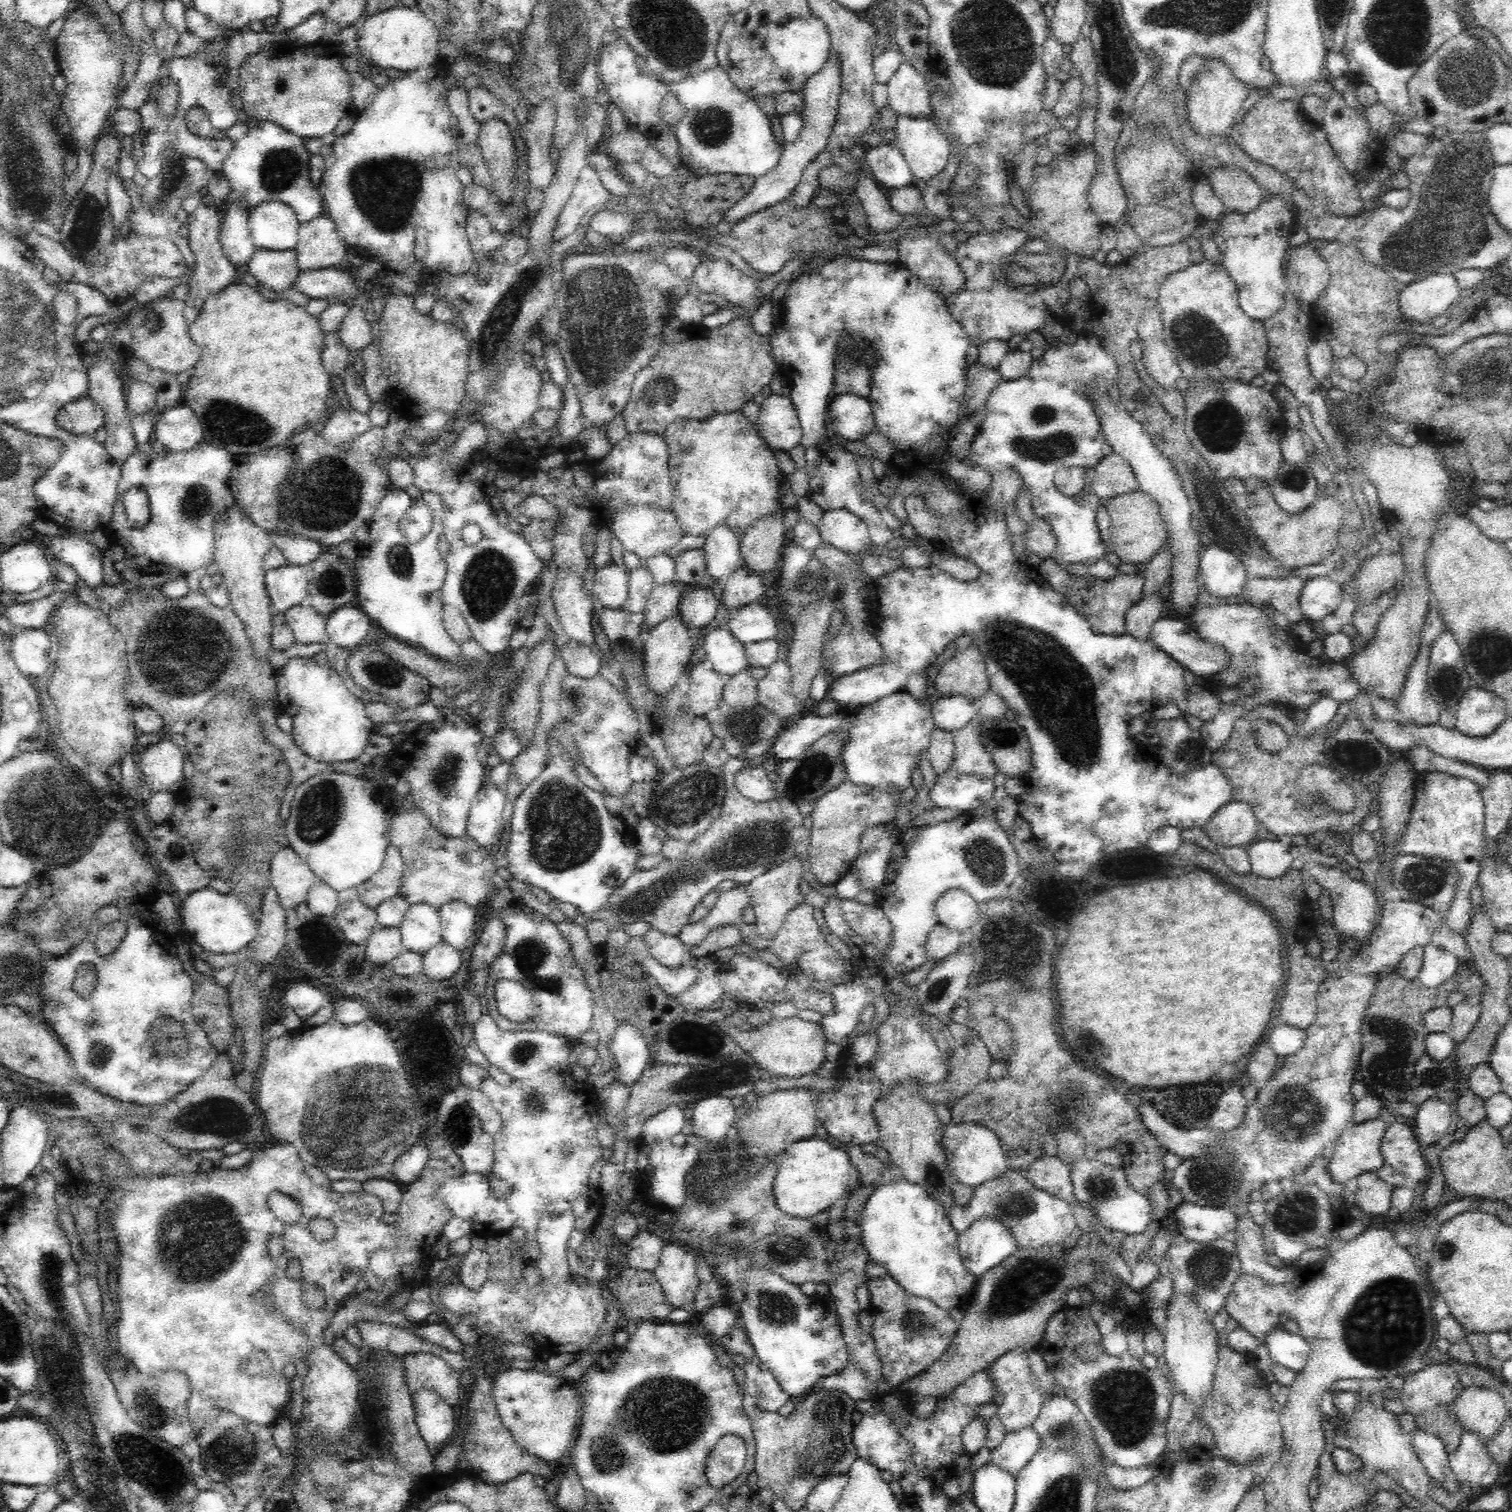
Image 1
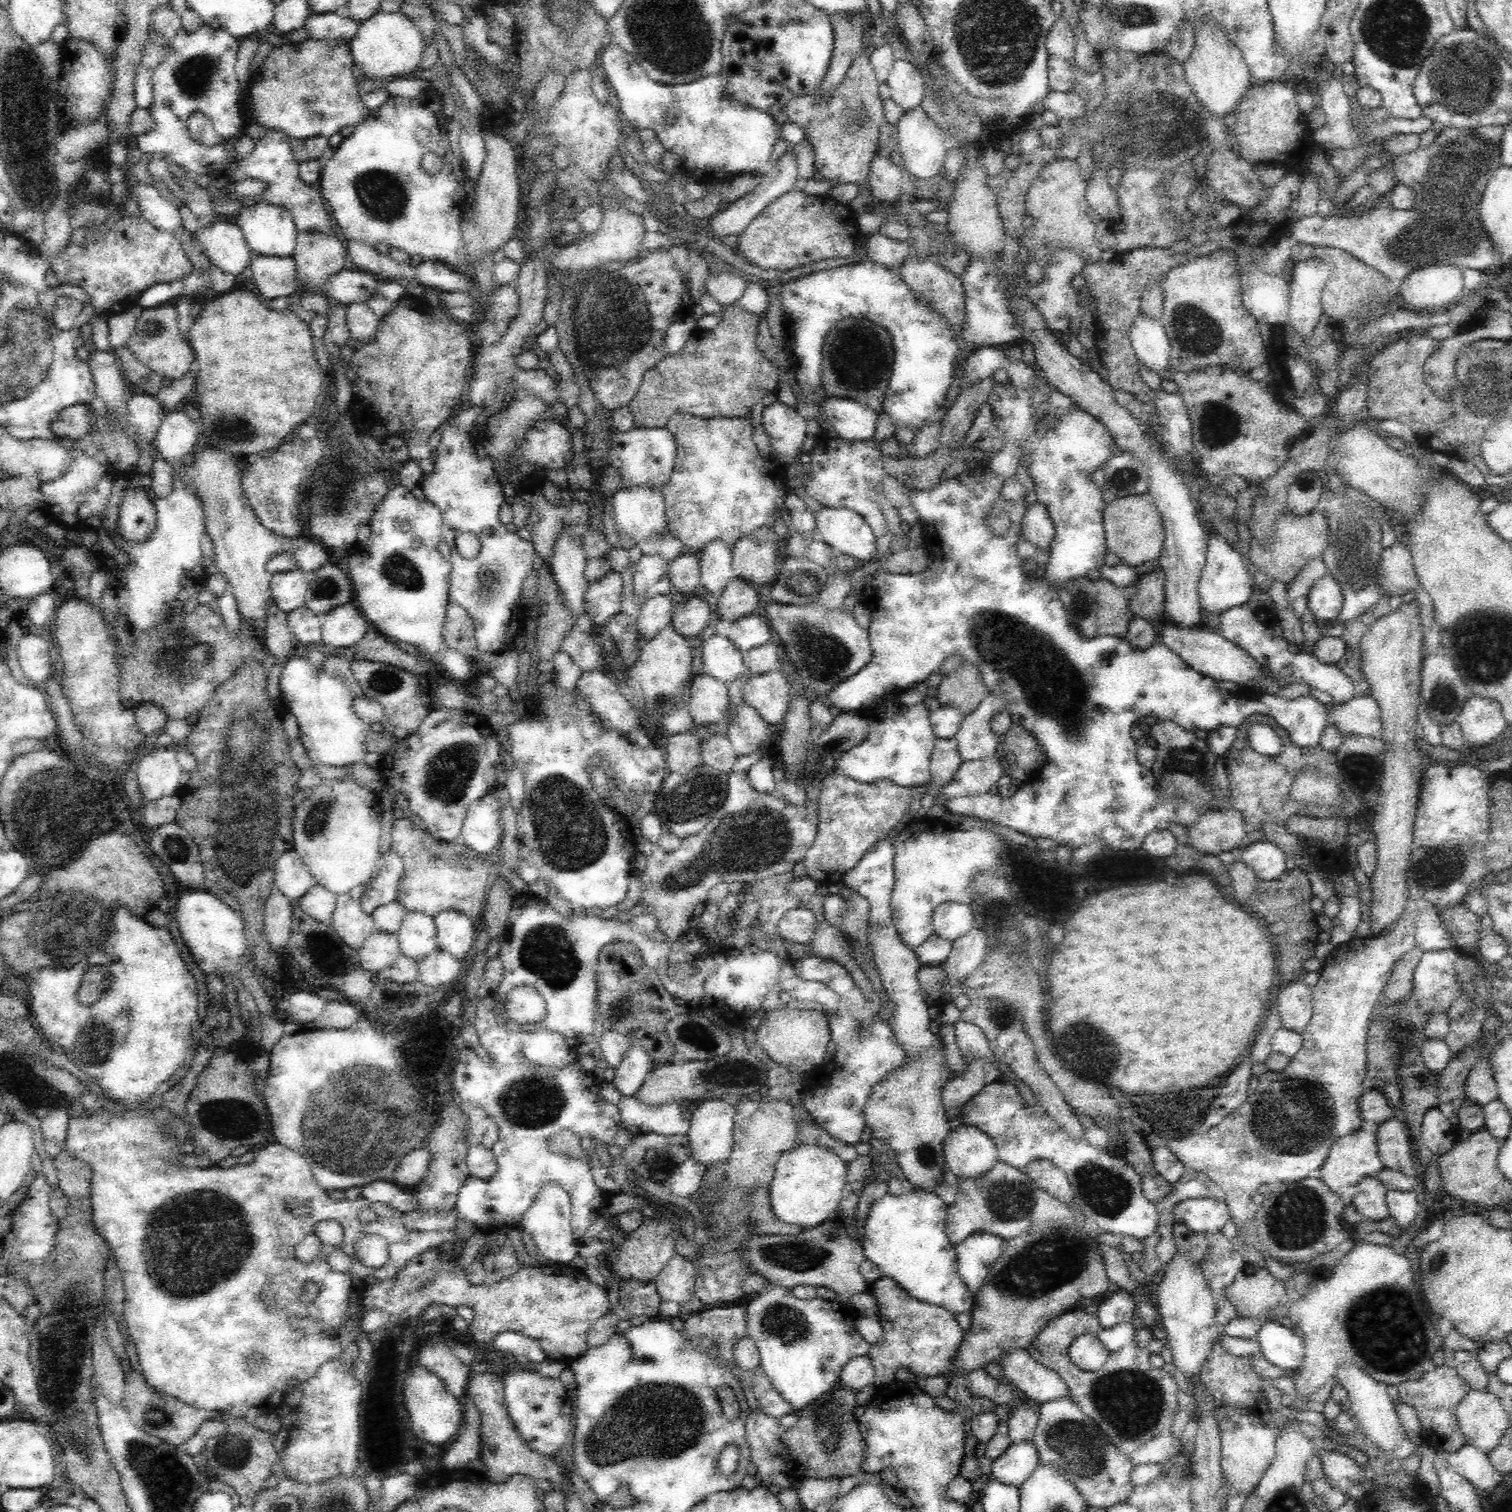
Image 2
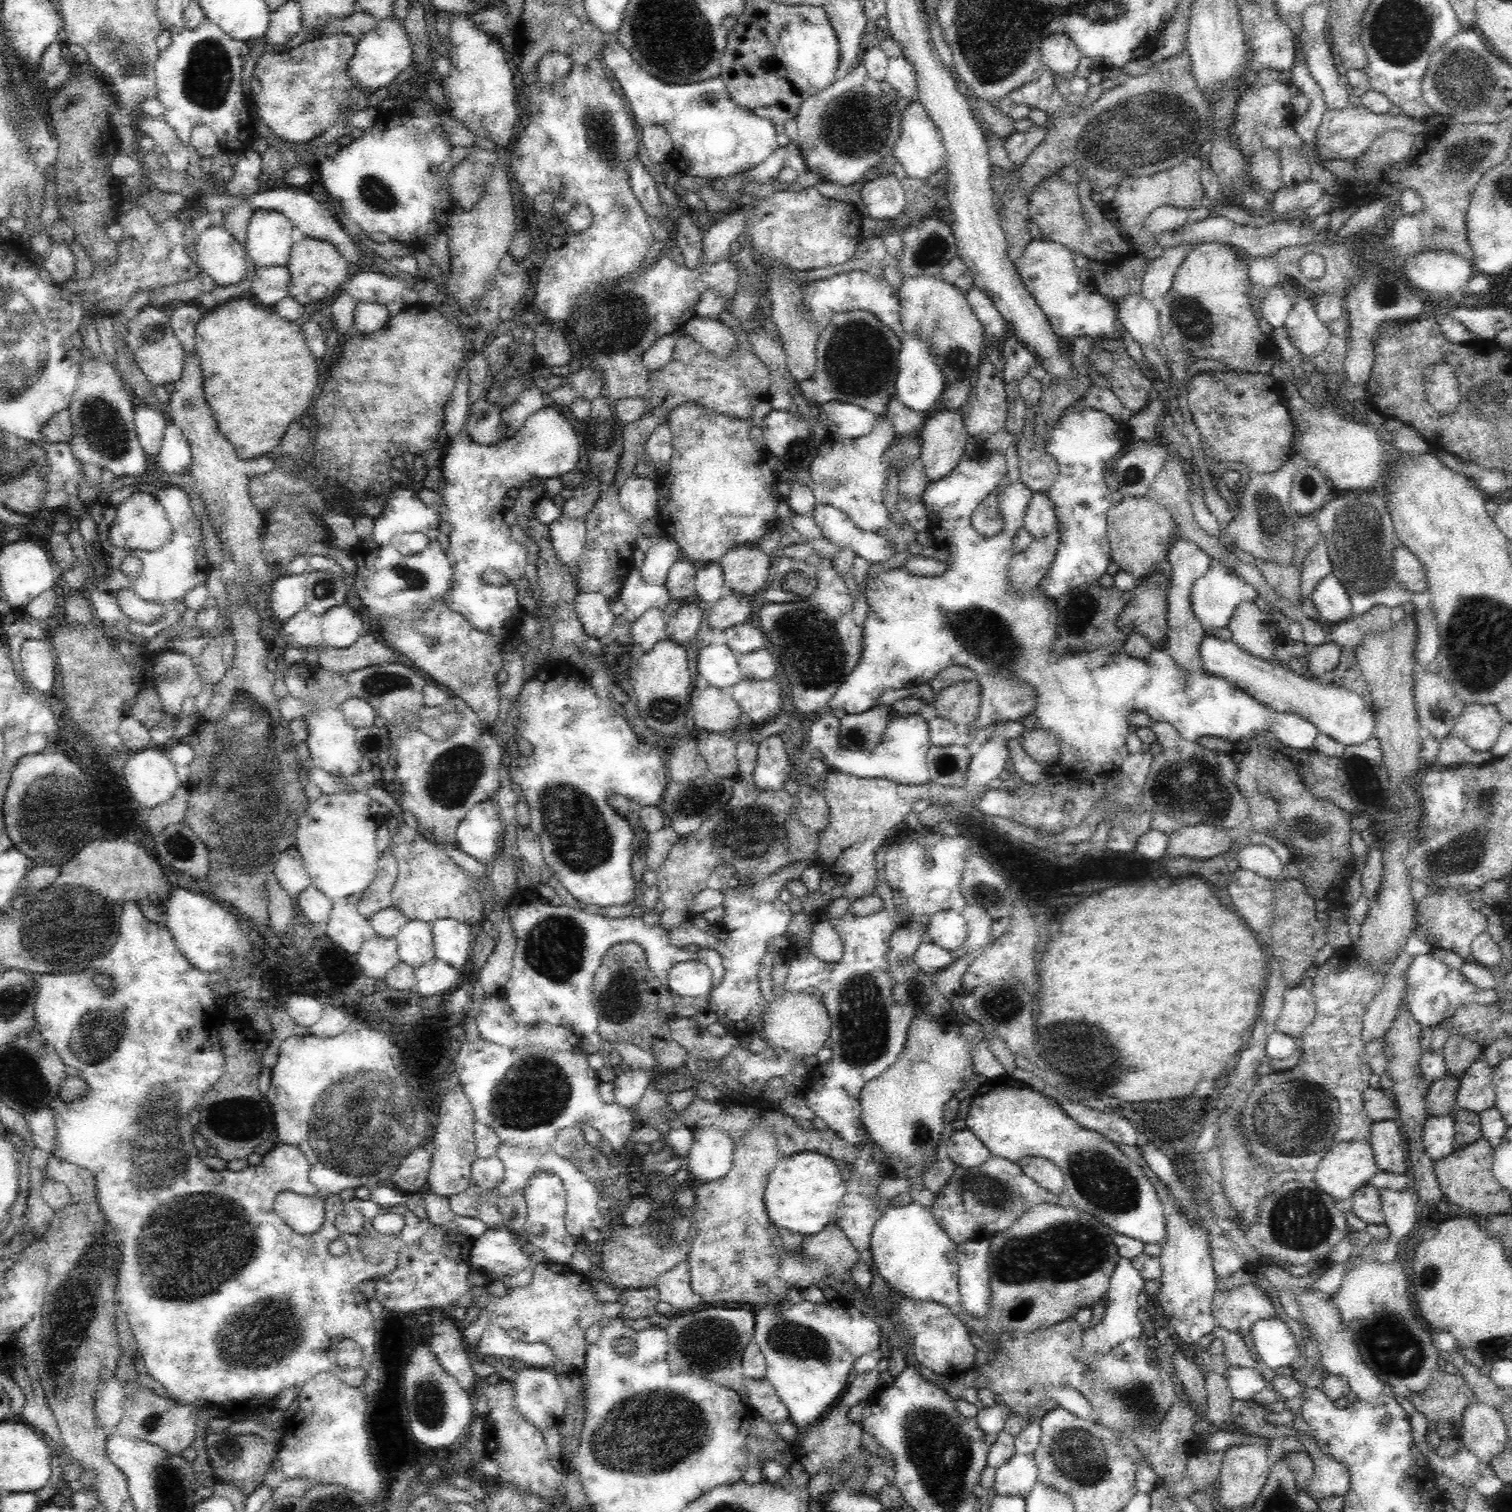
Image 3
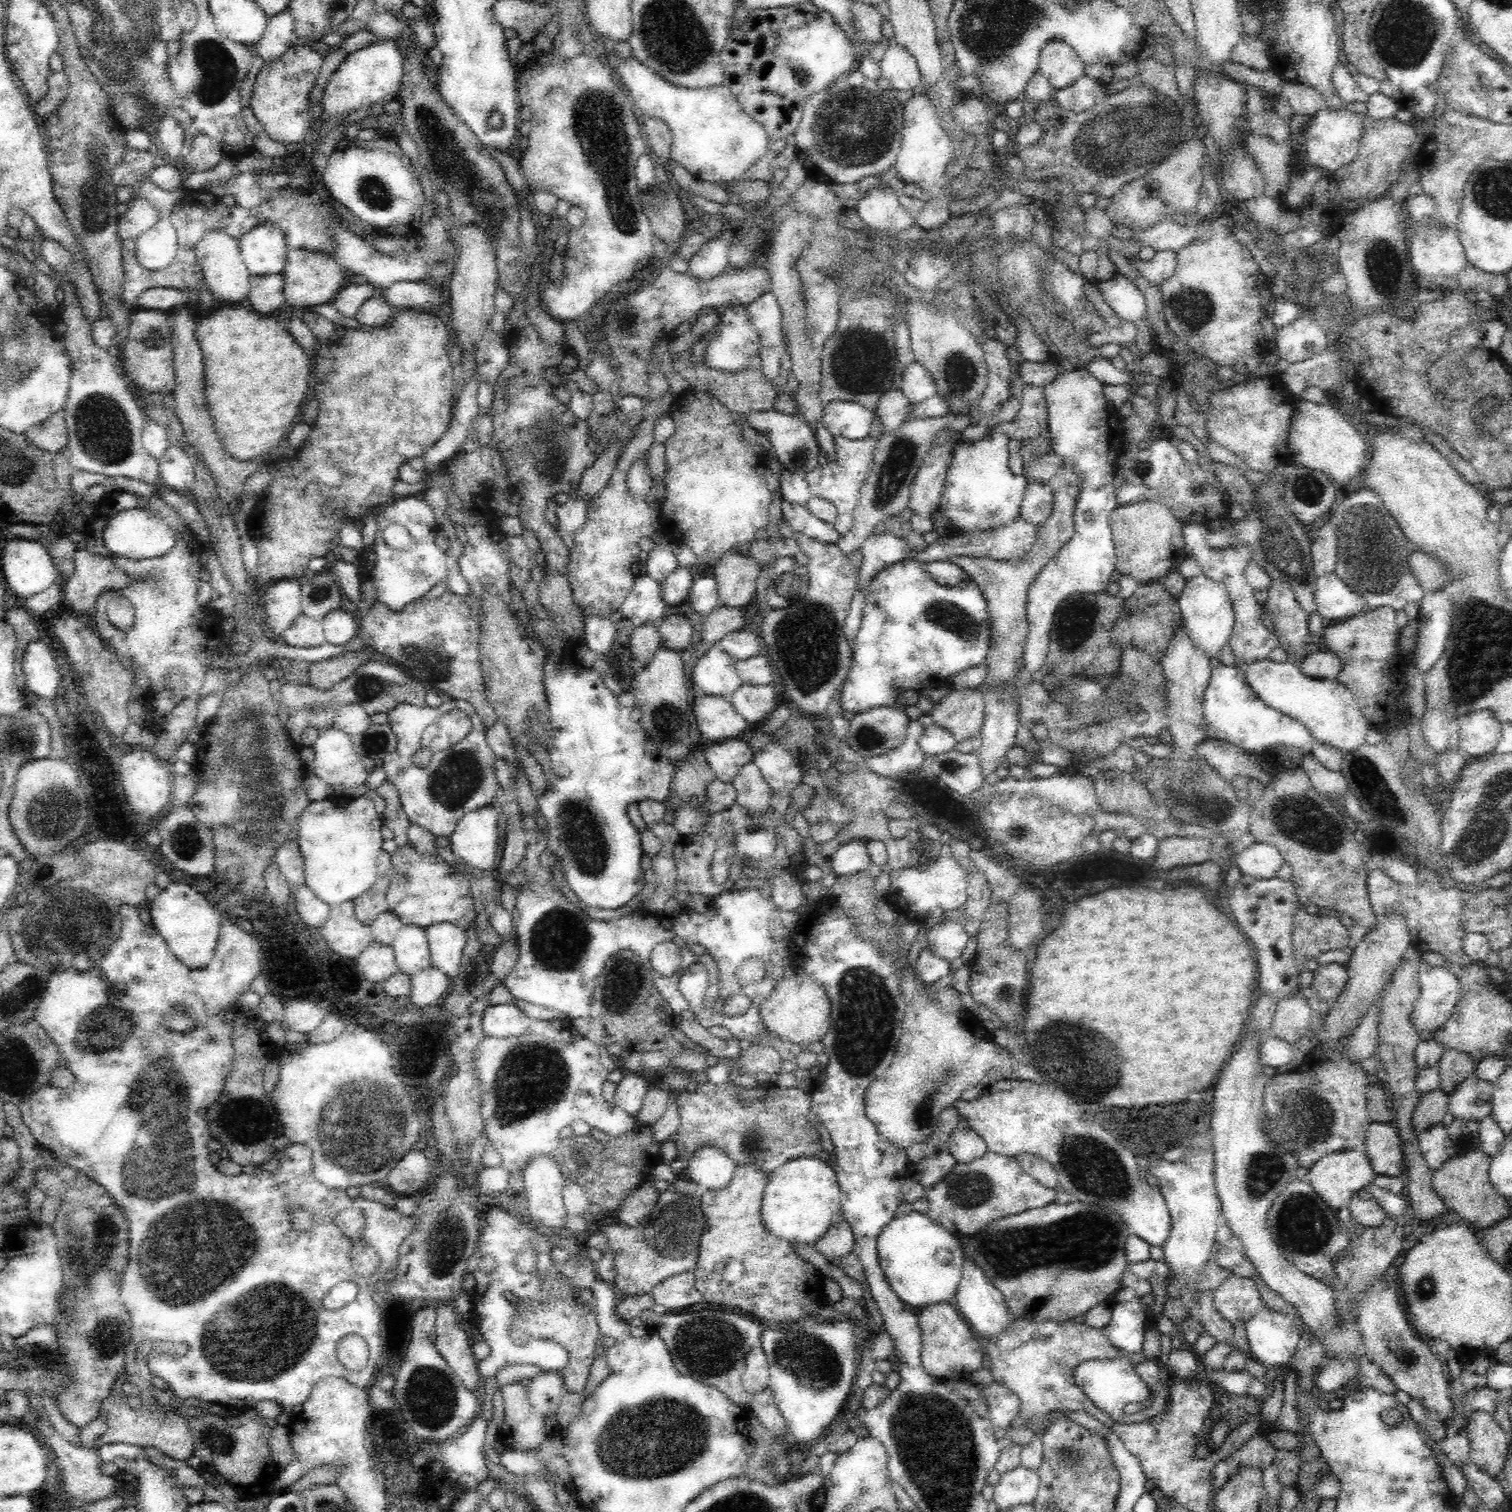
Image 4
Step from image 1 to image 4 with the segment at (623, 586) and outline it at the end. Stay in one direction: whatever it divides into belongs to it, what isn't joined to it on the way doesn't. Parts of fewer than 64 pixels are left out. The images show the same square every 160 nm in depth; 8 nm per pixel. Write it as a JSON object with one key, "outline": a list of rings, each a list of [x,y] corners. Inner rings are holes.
{"outline":[[[585,612],[583,617],[584,638],[587,646],[599,657],[606,656],[615,641],[616,623],[610,621],[610,617],[588,615]]]}

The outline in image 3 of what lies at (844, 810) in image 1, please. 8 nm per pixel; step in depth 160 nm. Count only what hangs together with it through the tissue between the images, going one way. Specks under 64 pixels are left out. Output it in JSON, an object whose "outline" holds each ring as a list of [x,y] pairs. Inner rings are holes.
{"outline":[[[829,770],[825,773],[825,784],[823,795],[827,805],[830,807],[830,820],[828,826],[819,834],[819,855],[816,866],[820,866],[823,874],[828,872],[832,877],[841,874],[850,874],[848,882],[848,894],[850,896],[861,896],[871,887],[878,884],[879,875],[876,870],[876,851],[880,846],[888,842],[890,829],[896,827],[898,823],[904,821],[908,813],[912,810],[912,804],[917,800],[926,800],[930,804],[934,802],[951,802],[952,804],[977,806],[977,802],[983,794],[990,789],[988,785],[966,784],[961,787],[951,787],[936,783],[926,783],[921,785],[898,784],[887,778],[858,778],[847,772]]]}

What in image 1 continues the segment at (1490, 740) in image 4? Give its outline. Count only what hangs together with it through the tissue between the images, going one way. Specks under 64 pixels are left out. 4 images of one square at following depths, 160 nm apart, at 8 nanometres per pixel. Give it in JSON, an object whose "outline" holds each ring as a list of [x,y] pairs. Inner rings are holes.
{"outline":[[[1473,686],[1458,701],[1455,729],[1470,737],[1488,736],[1507,718],[1502,697]]]}

